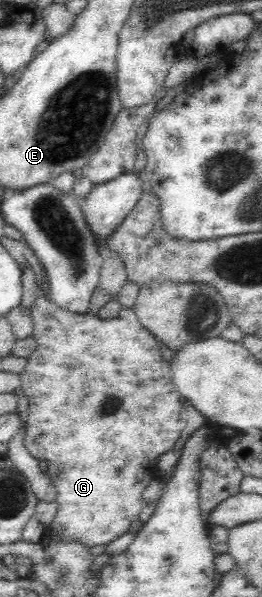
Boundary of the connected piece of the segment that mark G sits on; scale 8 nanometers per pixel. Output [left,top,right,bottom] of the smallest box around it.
[19,293,187,547]

